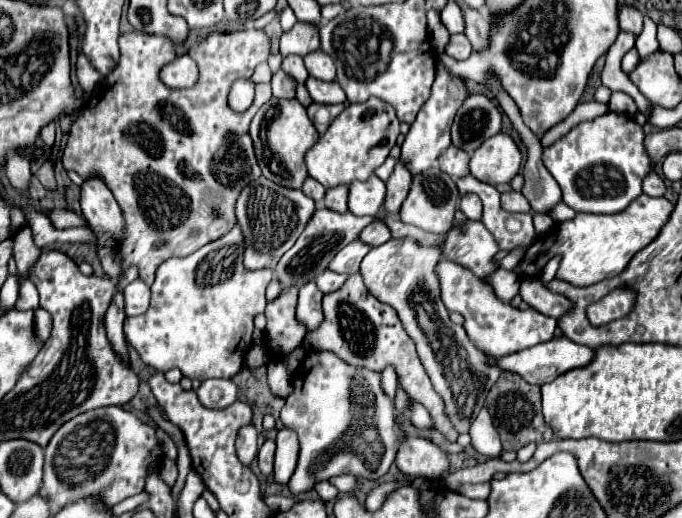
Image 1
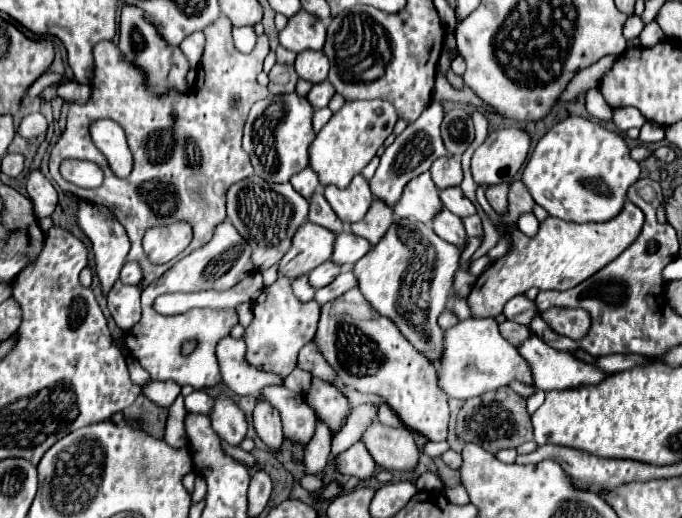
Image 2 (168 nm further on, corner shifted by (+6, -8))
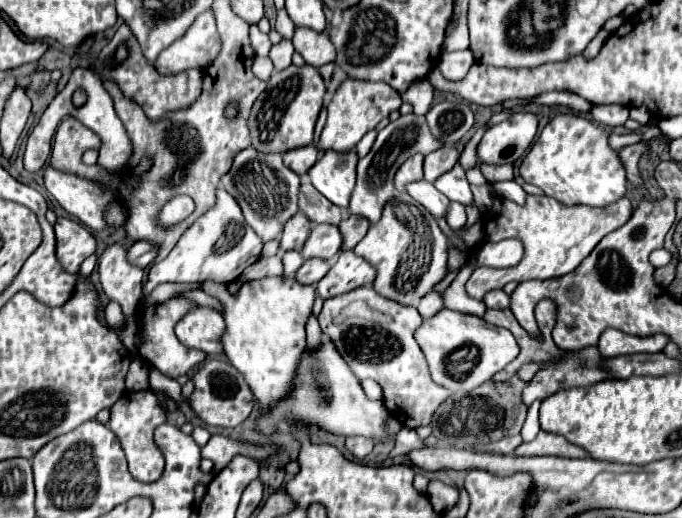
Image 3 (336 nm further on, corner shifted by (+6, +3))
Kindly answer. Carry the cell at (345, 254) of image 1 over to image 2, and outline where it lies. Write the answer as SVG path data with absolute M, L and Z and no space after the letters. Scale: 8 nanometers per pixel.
M325 261L309 273L309 285L315 289L321 289L329 285L339 273L341 273L341 267L337 267L333 261Z

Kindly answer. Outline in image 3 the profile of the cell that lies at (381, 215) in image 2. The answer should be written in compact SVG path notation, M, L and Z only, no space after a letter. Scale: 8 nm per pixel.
M349 216L347 220L343 218L339 224L339 230L343 234L343 250L355 248L357 242L363 240L369 226L371 226L369 220L361 220L361 216Z

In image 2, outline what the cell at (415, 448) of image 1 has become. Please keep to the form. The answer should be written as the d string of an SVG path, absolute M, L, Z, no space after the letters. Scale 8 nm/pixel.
M373 421L361 439L375 463L383 469L413 469L419 459L419 449L413 435L403 427L389 427Z

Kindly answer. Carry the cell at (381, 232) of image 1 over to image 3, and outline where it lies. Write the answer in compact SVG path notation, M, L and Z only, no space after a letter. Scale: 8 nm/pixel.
M315 224L303 246L303 258L331 260L341 252L341 232L333 224Z

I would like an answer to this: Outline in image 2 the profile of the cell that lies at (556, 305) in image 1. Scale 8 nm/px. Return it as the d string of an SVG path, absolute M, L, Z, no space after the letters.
M525 295L513 297L511 301L505 303L503 315L509 321L515 321L515 323L521 323L521 325L529 325L529 319L533 319L533 315L535 315L533 301L529 301Z

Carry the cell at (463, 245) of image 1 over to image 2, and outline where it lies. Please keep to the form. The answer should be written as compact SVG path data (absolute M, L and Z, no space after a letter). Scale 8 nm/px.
M441 209L433 217L433 231L441 239L445 239L445 241L449 241L449 243L453 243L453 245L457 245L457 247L463 249L467 235L465 235L465 229L461 227L461 219L457 215L453 215L451 211Z

